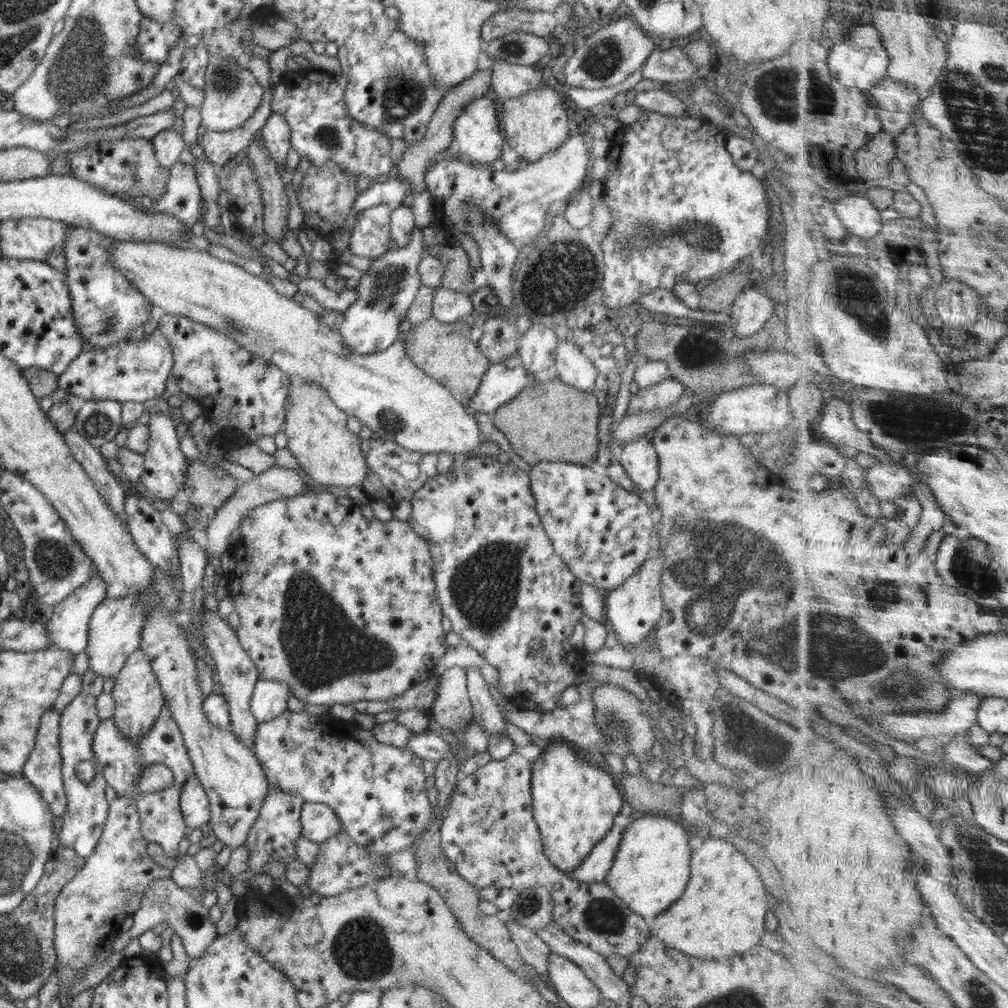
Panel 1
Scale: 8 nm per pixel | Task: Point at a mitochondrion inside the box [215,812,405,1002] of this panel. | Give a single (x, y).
(361, 949)

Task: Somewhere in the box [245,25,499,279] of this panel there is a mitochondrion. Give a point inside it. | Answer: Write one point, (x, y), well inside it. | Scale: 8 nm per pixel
(402, 96)

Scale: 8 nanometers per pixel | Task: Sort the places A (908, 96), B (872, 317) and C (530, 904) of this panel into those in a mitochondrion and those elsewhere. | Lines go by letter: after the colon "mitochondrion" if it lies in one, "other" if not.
A: other
B: mitochondrion
C: mitochondrion

